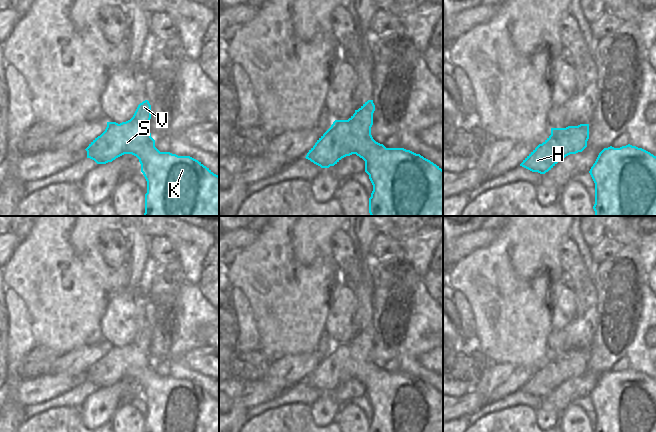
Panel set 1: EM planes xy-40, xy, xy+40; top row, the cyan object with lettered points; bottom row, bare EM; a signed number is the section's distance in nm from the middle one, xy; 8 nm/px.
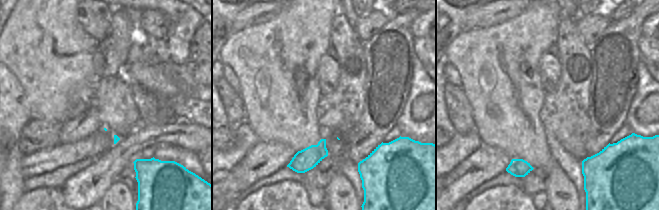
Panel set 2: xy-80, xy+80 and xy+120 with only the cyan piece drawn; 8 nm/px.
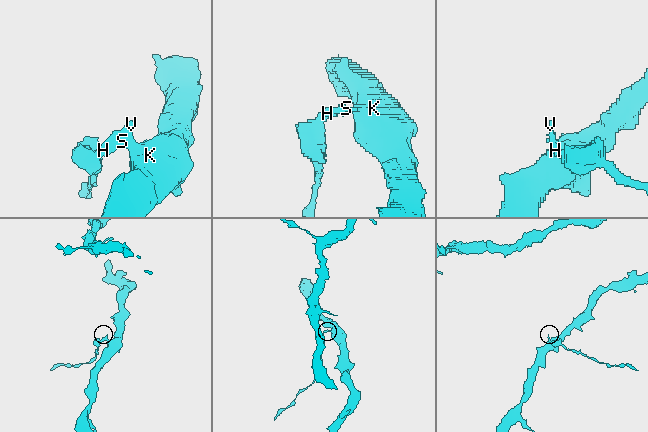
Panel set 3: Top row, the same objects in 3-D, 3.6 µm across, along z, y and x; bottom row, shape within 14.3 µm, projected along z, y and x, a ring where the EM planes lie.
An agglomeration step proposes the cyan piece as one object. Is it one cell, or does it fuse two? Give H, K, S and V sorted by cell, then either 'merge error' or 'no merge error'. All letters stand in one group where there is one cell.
H K S V; no merge error

